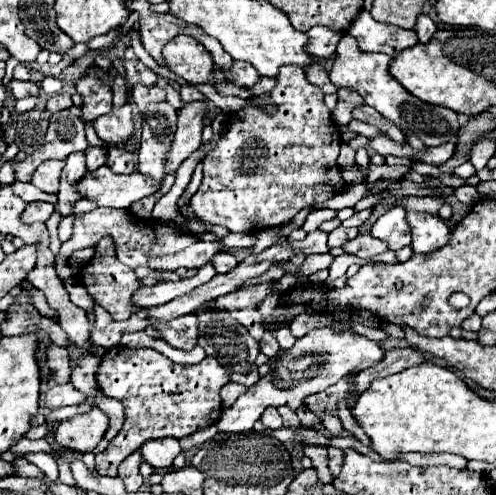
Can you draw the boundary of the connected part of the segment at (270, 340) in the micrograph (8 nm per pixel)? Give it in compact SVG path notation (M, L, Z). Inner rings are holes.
M266 331L264 333L264 337L262 337L262 341L260 341L260 351L266 355L266 357L274 357L276 353L278 353L278 341L274 339L274 333L272 331Z

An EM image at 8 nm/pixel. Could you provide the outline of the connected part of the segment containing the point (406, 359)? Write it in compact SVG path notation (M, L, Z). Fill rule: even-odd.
M406 347L406 349L390 349L386 351L386 359L380 361L380 365L372 367L372 373L374 373L374 379L378 377L388 377L392 373L400 373L416 363L422 363L424 359L420 357L418 351L414 351L412 347Z

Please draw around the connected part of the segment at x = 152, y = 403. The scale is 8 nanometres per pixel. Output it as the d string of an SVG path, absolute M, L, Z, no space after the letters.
M112 347L100 359L96 373L98 389L124 405L124 425L102 455L96 455L100 475L116 477L118 465L138 451L146 441L176 437L182 439L198 429L210 427L222 413L220 389L230 381L228 371L214 357L198 365L178 365L154 349Z

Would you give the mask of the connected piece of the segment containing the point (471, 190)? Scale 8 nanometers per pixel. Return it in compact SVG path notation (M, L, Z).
M458 187L456 191L454 191L454 195L458 197L458 201L462 201L462 203L476 203L478 199L480 199L480 195L476 193L476 187Z

